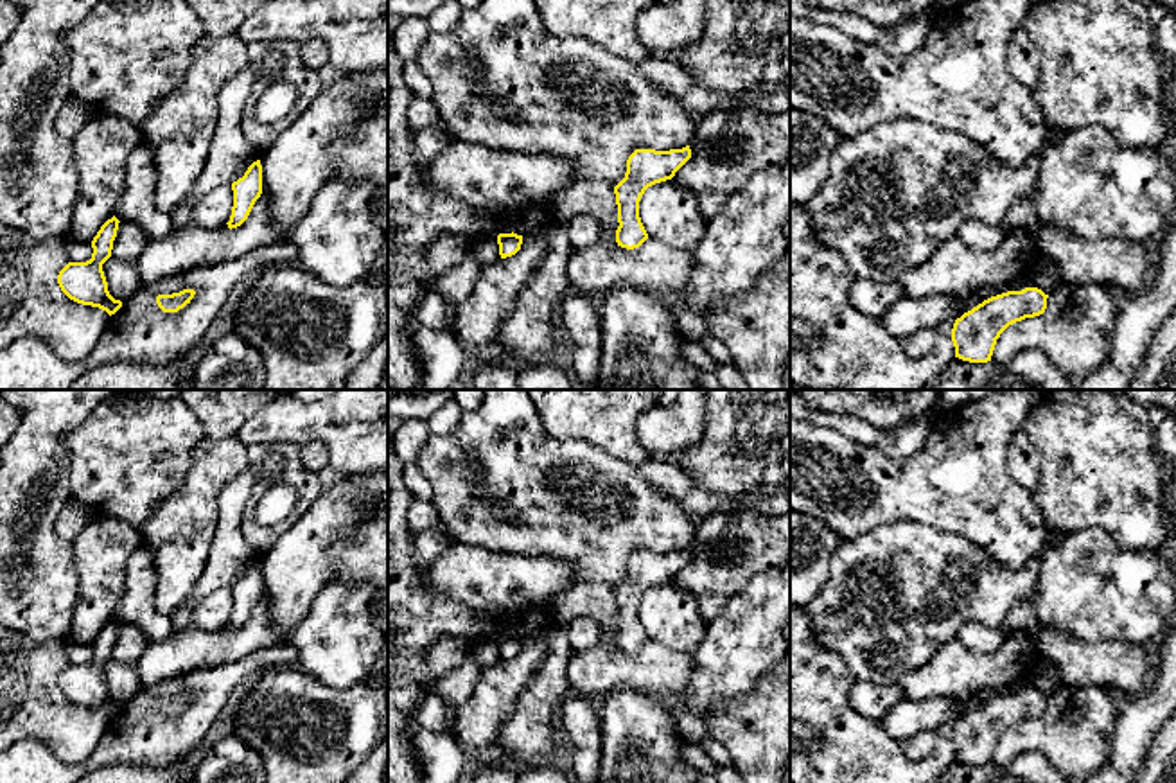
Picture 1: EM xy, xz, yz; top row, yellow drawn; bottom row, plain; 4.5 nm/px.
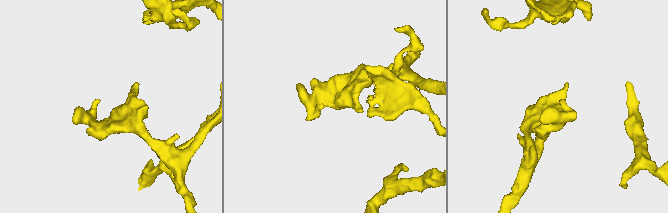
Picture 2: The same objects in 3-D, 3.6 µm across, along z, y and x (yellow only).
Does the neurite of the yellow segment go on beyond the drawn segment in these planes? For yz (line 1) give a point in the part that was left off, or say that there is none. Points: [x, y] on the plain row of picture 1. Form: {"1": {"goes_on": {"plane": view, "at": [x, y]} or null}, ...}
{"1": {"goes_on": null}}

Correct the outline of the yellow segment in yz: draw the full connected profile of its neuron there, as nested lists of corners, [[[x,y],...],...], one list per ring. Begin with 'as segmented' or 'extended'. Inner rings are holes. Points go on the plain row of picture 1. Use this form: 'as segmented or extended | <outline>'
as segmented | [[[1038,690],[991,699],[955,722],[955,760],[970,765],[991,763],[996,742],[1013,726],[1045,715],[1047,700]]]

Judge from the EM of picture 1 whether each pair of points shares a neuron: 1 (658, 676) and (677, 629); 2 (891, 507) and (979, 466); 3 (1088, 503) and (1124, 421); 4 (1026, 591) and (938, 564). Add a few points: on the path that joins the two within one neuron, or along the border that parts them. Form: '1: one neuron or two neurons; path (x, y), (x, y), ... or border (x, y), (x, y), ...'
1: two neurons; border (649, 638), (688, 656)
2: one neuron; path (912, 491), (939, 491), (957, 482)
3: one neuron; path (1088, 483), (1099, 469), (1099, 448), (1105, 440)
4: one neuron; path (1004, 588), (974, 588), (959, 582)

